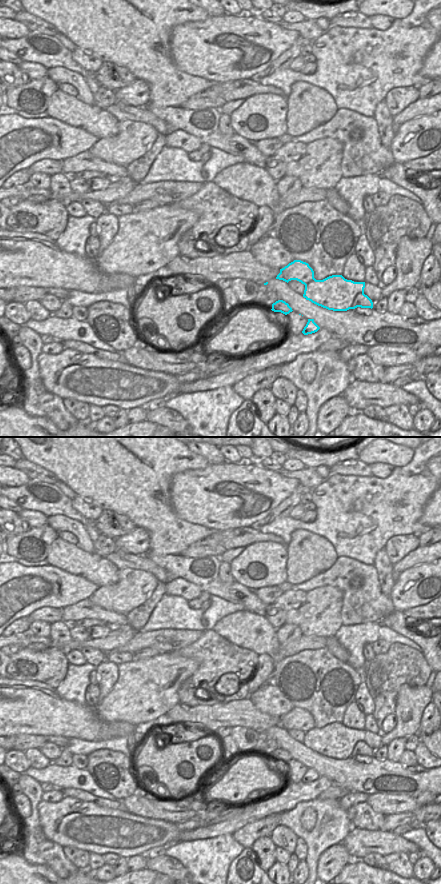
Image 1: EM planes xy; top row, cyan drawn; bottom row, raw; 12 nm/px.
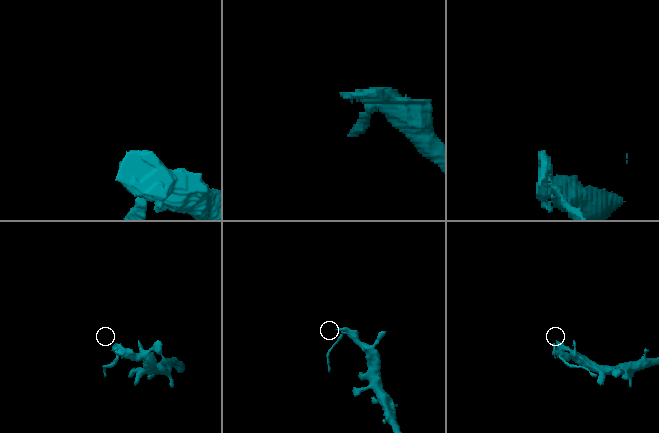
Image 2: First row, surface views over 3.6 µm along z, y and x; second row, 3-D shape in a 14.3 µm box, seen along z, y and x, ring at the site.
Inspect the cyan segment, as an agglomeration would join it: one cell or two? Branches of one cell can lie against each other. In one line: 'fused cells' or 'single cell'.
fused cells

